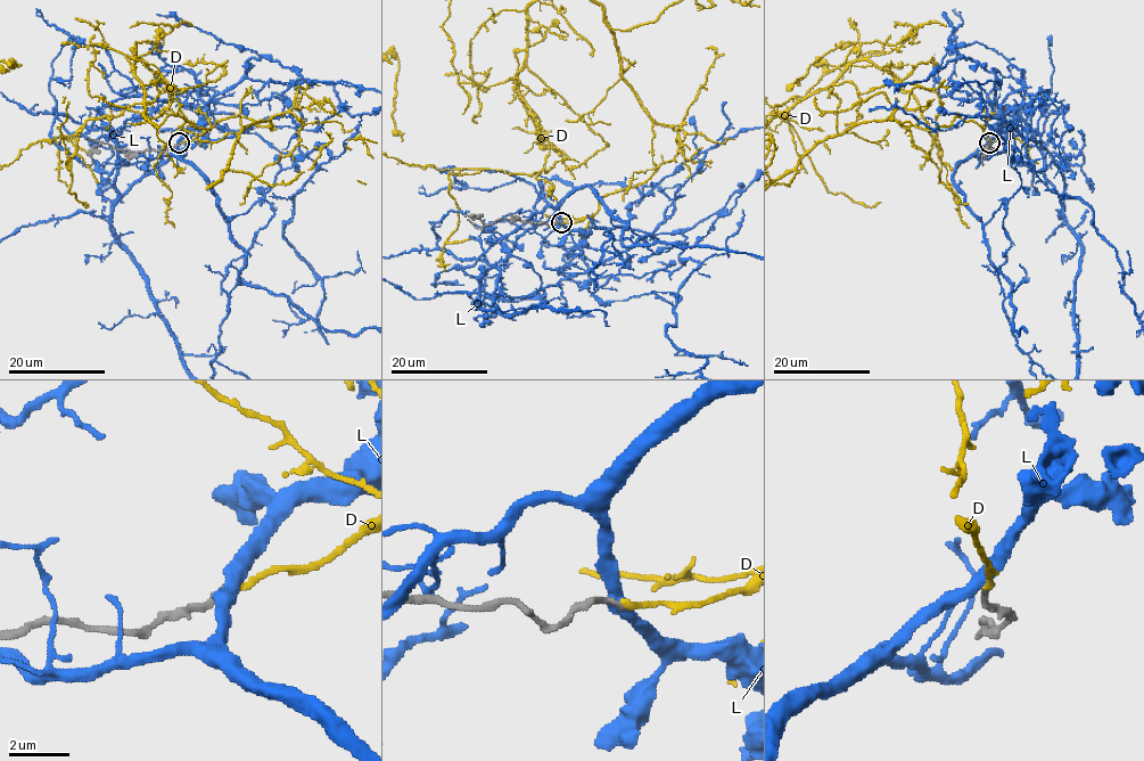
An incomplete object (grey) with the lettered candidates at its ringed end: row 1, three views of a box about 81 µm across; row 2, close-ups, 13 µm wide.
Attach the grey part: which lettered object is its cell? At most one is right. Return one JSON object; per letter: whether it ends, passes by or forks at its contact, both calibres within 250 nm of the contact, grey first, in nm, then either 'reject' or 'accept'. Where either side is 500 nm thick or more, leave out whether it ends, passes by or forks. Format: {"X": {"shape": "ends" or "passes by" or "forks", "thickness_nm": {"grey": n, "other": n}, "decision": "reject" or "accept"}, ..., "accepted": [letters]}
{"D": {"shape": "ends", "thickness_nm": {"grey": 200, "other": 200}, "decision": "reject"}, "L": {"shape": "passes by", "thickness_nm": {"grey": 240, "other": 440}, "decision": "reject"}, "accepted": []}

